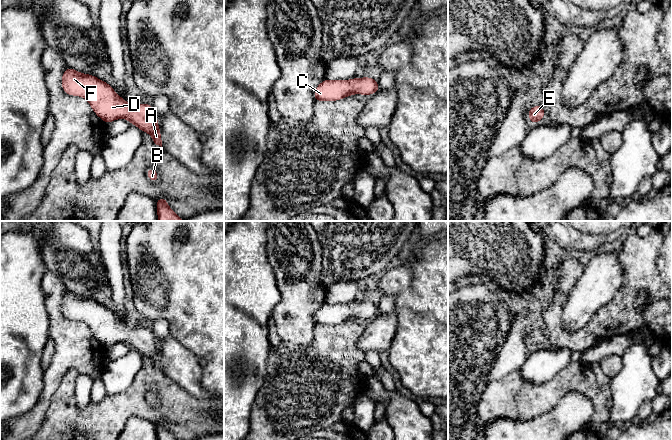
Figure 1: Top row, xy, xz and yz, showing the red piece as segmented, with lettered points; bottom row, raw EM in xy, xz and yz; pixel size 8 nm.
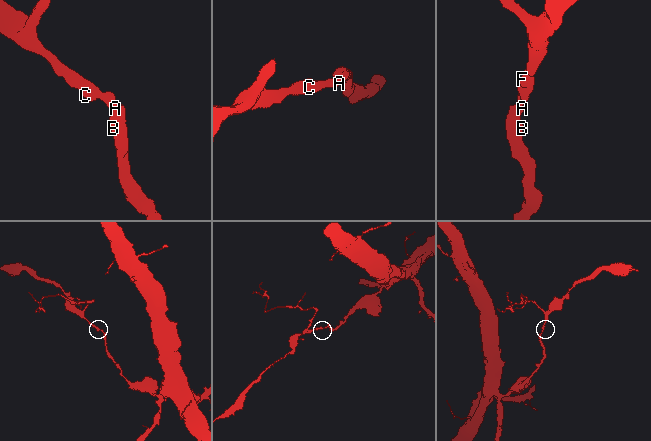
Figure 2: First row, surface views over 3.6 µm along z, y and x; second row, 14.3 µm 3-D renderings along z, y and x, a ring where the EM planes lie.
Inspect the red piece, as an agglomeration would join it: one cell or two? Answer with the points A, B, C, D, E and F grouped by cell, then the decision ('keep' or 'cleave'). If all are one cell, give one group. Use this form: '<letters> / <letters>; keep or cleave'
A B C D E F; keep

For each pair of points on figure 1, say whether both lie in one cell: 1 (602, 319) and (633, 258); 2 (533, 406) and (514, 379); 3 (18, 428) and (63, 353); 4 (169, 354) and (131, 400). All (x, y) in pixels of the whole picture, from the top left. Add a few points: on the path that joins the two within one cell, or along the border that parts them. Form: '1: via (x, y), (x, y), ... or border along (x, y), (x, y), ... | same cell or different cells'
1: via (617, 304), (632, 286), (633, 273) | same cell
2: border along (523, 382), (517, 395), (517, 410) | different cells
3: via (37, 411), (44, 402), (55, 372) | same cell
4: border along (161, 371), (180, 386) | different cells

